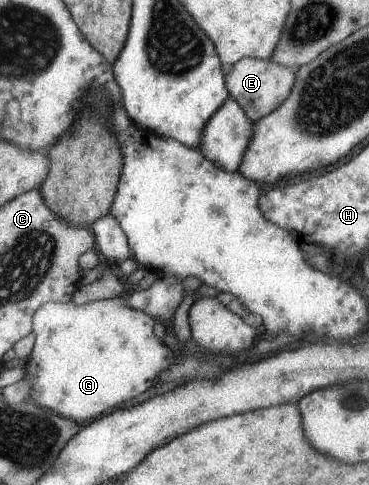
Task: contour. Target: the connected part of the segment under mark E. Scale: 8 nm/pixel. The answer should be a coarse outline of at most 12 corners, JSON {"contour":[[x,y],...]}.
{"contour":[[238,59],[224,84],[250,122],[277,107],[294,69]]}

